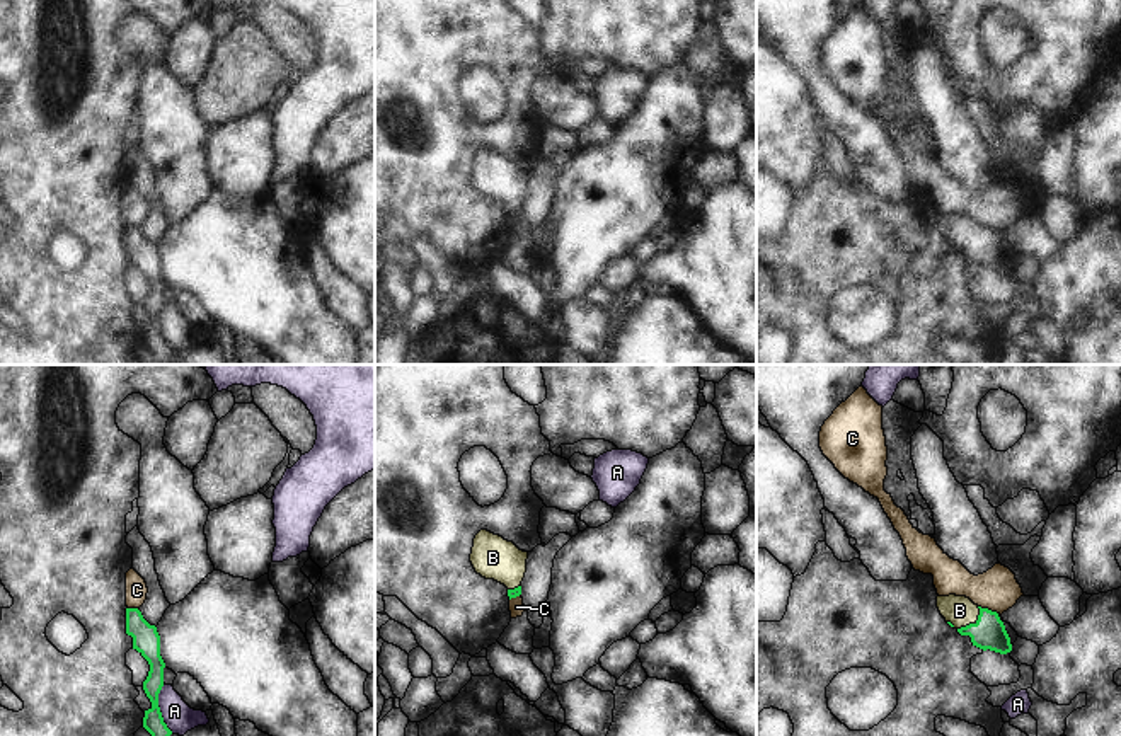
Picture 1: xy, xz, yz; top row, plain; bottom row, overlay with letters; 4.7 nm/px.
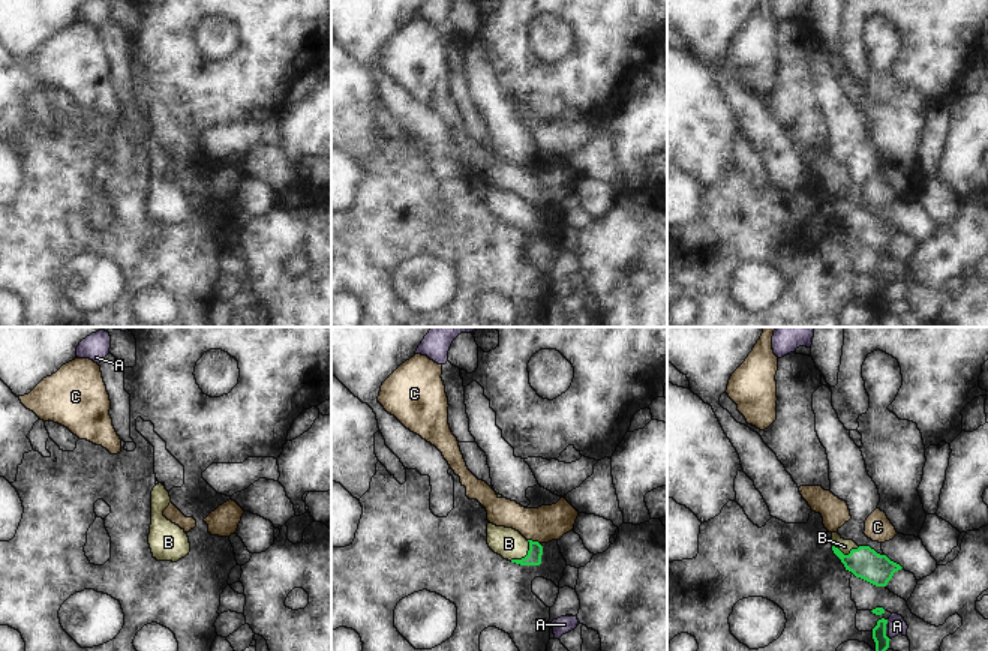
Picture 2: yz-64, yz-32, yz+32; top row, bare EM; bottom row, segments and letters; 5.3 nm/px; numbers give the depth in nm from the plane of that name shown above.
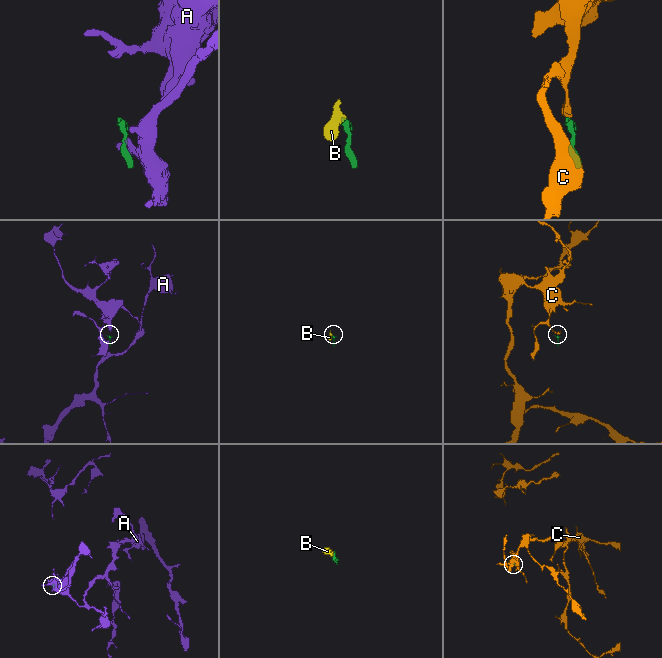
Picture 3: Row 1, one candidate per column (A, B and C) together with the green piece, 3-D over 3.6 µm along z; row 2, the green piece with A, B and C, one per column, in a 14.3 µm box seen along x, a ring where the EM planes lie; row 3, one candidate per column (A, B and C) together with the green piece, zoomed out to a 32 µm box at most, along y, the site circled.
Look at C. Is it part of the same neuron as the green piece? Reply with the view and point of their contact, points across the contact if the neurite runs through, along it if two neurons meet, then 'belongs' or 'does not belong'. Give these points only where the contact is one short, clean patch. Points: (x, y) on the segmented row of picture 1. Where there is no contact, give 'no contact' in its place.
yz (988, 610) | along yz (978, 605), (997, 614) | does not belong

